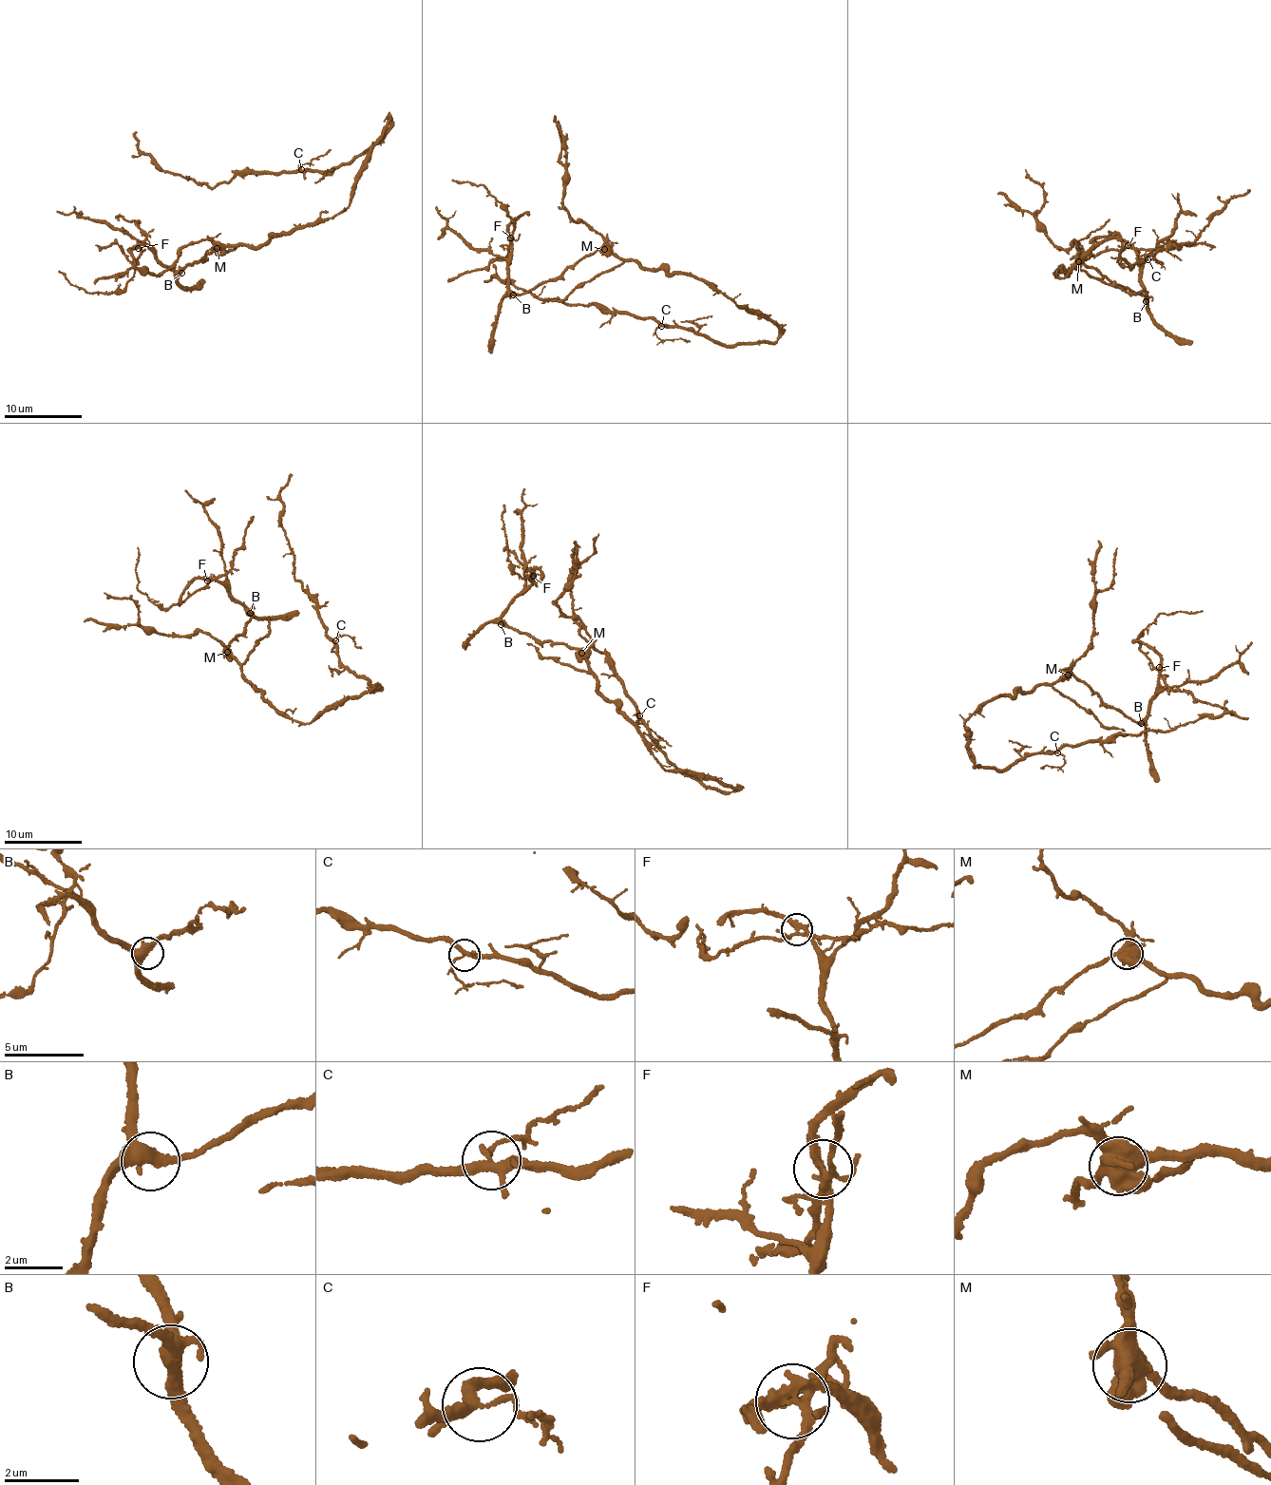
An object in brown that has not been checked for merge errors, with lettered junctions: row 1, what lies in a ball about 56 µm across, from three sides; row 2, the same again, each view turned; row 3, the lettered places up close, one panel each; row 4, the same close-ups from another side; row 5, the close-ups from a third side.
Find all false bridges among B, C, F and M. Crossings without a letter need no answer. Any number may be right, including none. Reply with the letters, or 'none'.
F, M

